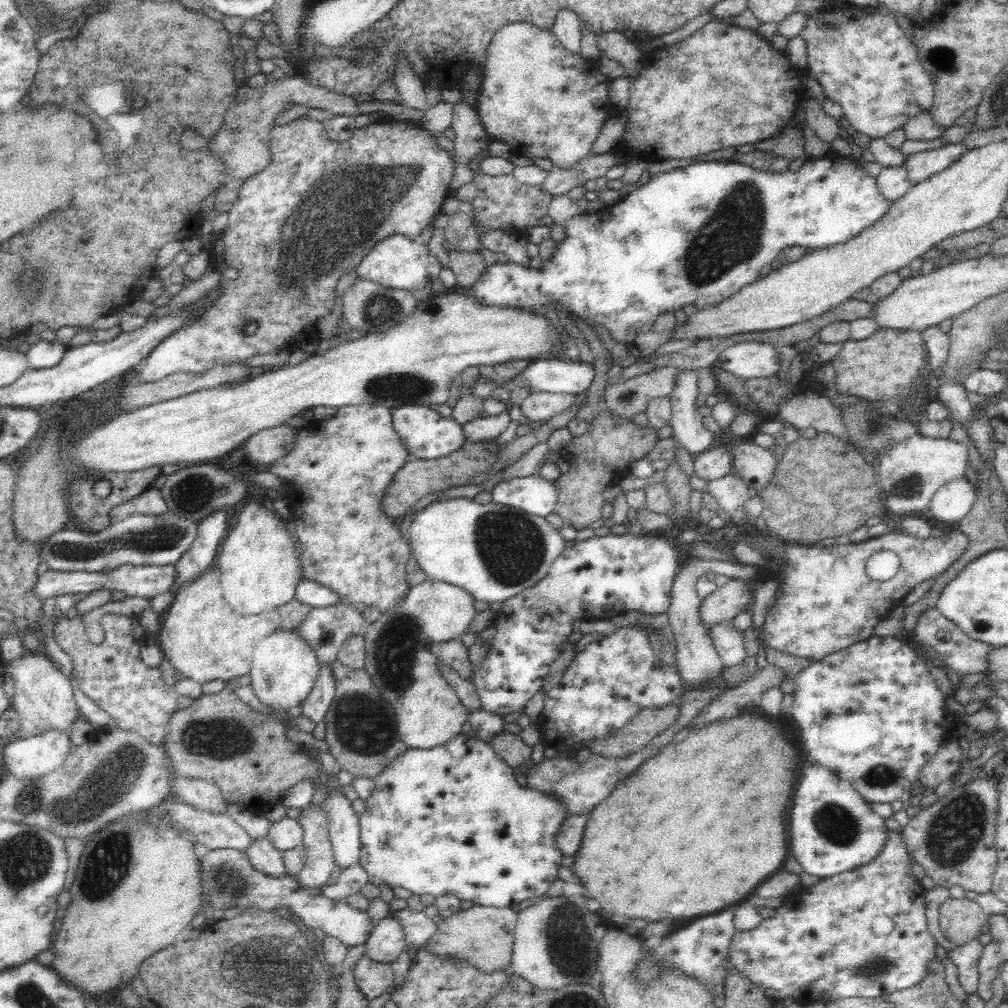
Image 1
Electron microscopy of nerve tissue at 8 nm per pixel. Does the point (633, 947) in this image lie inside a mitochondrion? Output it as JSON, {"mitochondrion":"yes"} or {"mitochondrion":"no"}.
{"mitochondrion":"no"}

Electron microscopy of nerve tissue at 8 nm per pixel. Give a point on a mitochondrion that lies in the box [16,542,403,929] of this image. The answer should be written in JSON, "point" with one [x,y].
{"point":[125,765]}

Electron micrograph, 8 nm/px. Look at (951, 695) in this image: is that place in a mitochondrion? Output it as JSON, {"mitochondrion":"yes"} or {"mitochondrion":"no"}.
{"mitochondrion":"no"}

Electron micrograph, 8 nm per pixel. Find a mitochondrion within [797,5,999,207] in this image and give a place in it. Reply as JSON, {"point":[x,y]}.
{"point":[942,58]}

